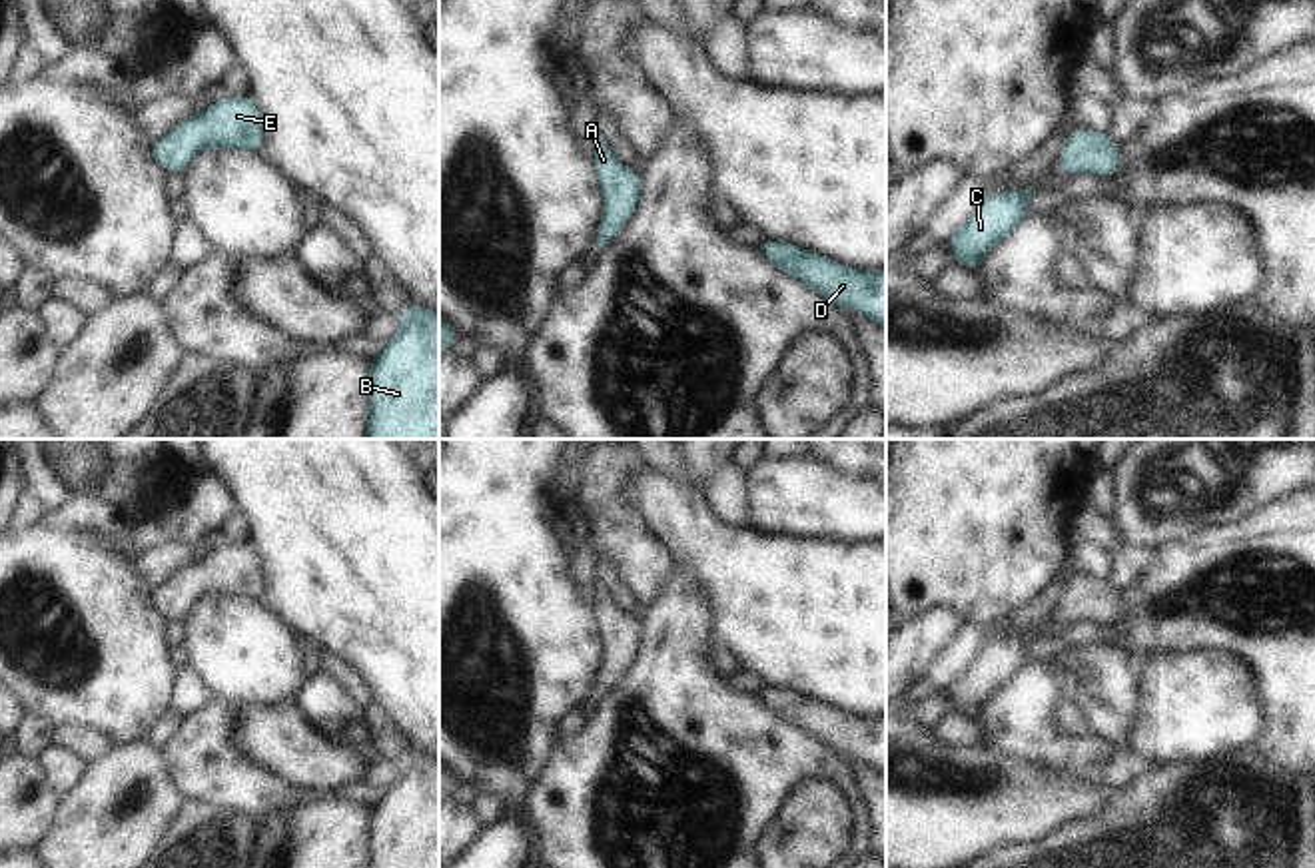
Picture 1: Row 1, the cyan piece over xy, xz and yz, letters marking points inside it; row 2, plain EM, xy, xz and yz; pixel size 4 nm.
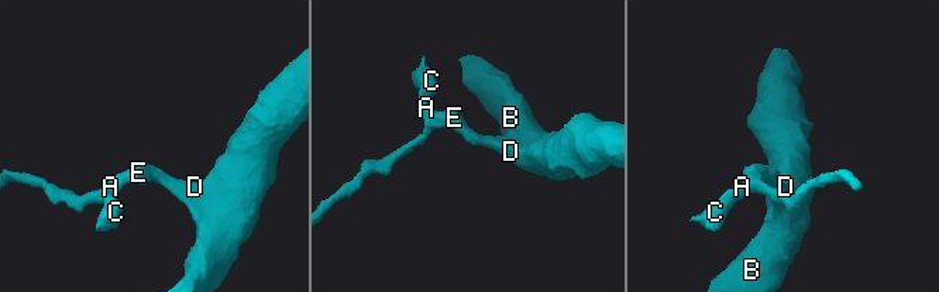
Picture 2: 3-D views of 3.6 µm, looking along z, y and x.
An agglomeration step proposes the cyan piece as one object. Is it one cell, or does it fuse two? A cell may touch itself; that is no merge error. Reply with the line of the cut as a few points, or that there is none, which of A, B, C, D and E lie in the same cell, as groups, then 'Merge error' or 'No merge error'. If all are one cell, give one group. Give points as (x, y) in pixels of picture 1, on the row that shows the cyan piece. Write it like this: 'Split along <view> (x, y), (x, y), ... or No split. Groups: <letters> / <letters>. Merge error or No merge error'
No split. Groups: A B C D E. No merge error

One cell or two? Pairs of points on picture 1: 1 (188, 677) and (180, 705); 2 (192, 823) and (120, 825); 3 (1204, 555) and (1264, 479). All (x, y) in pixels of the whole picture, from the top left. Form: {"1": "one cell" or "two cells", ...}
{"1": "one cell", "2": "two cells", "3": "two cells"}

